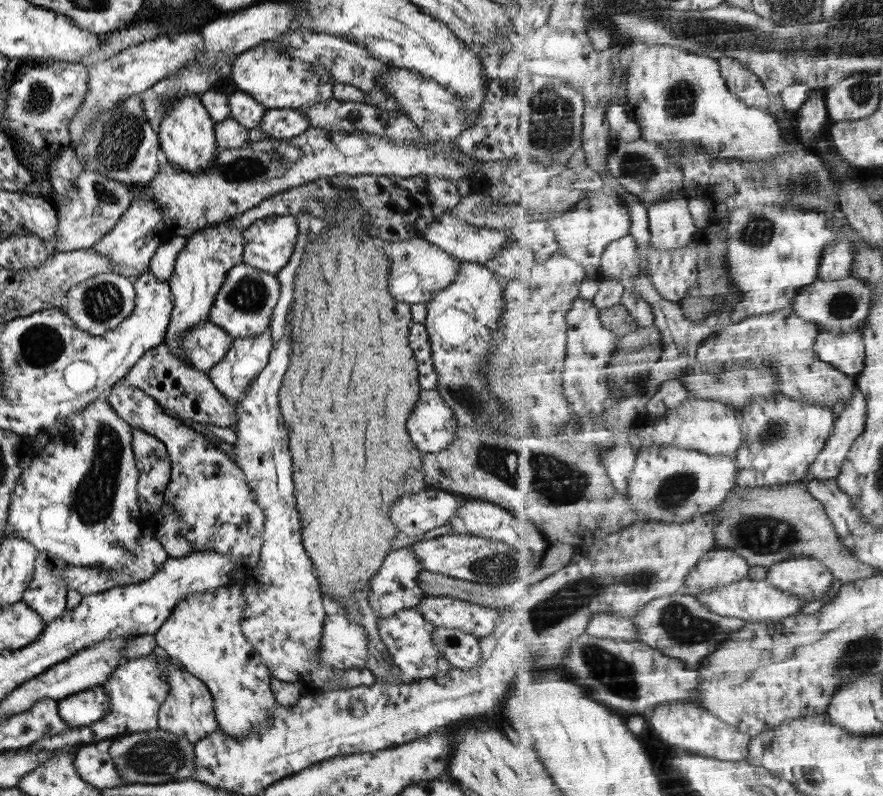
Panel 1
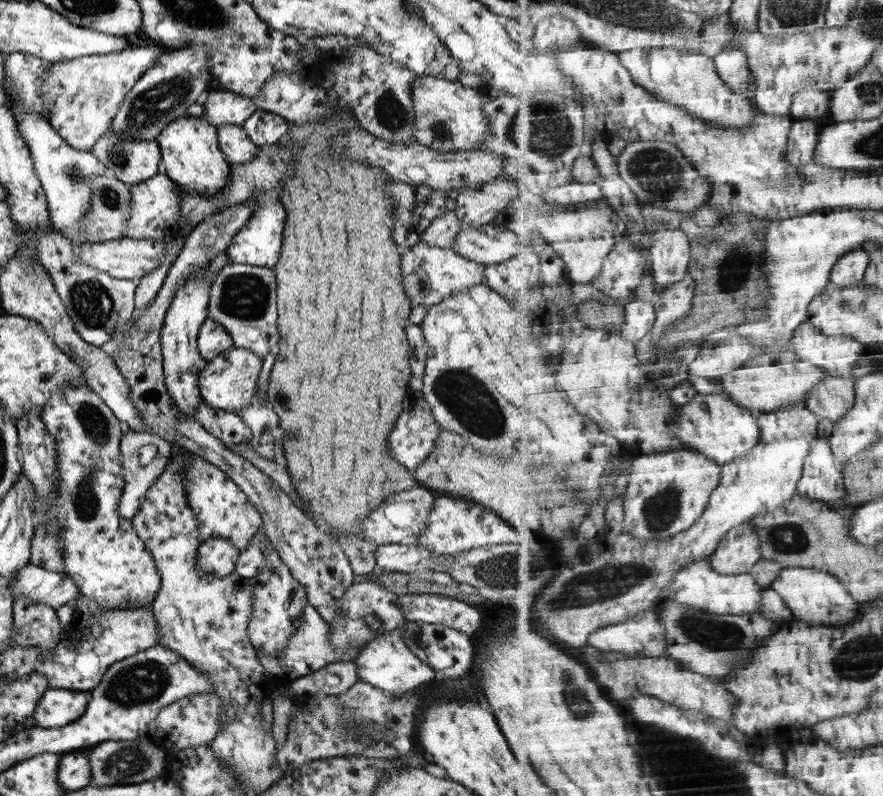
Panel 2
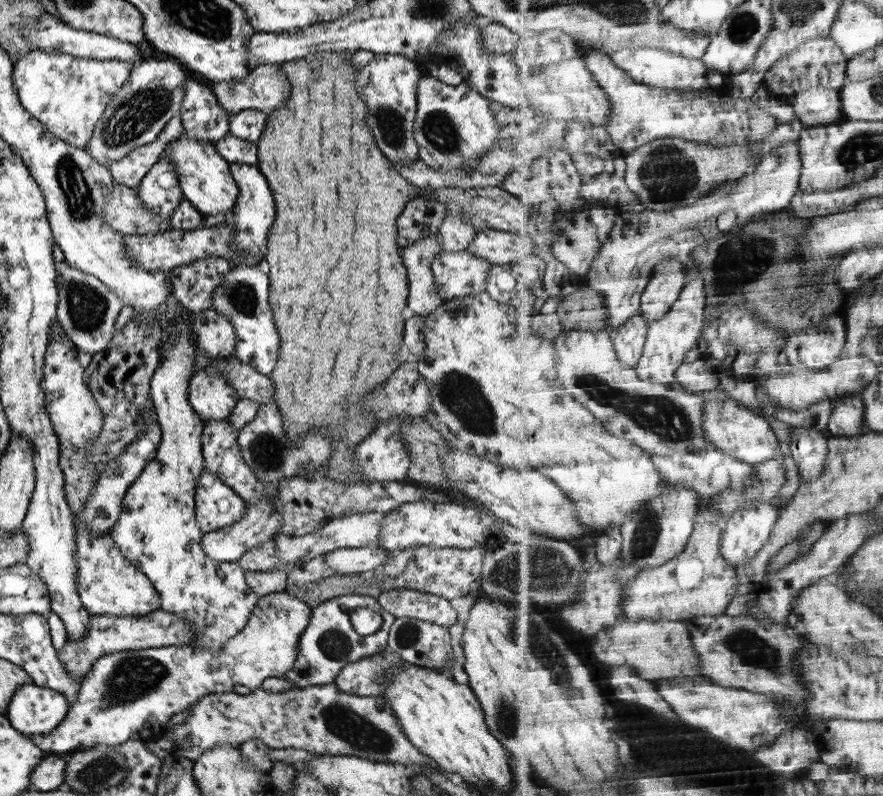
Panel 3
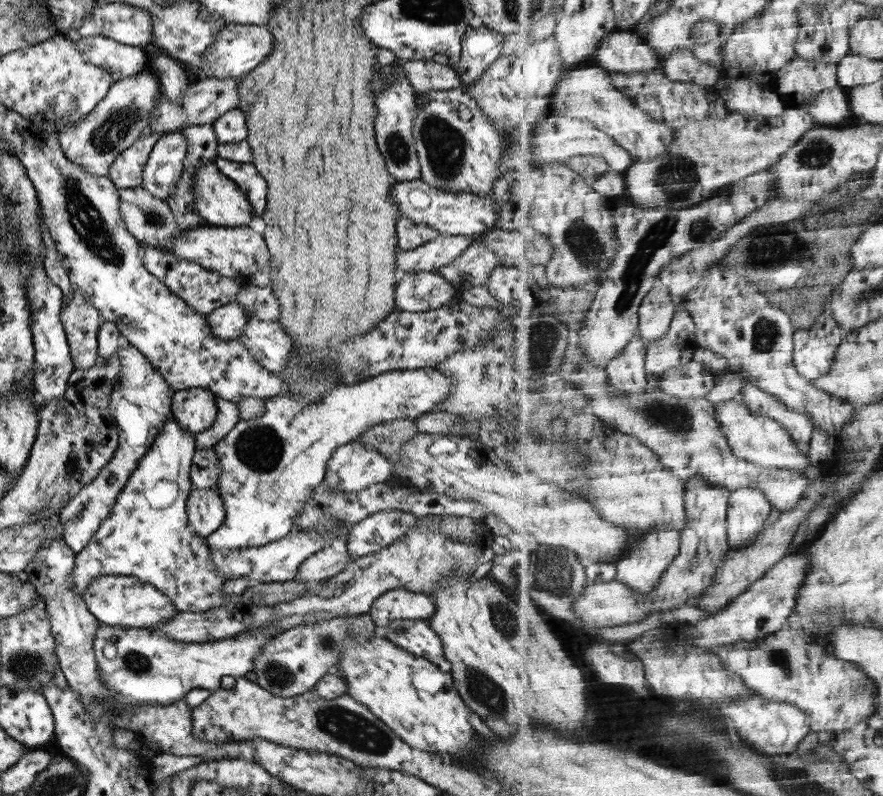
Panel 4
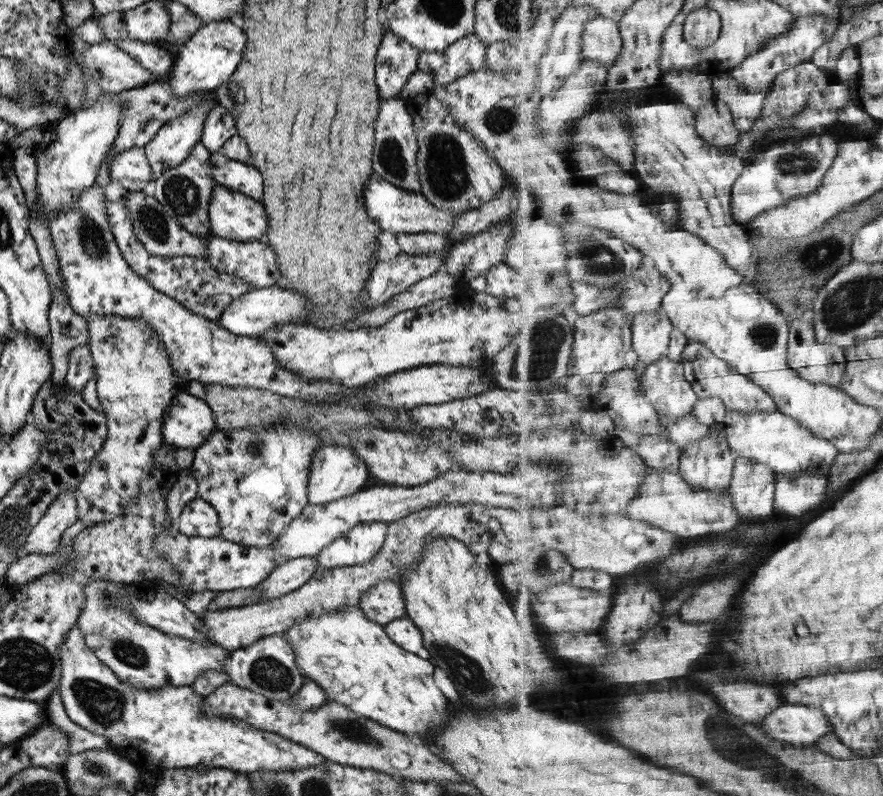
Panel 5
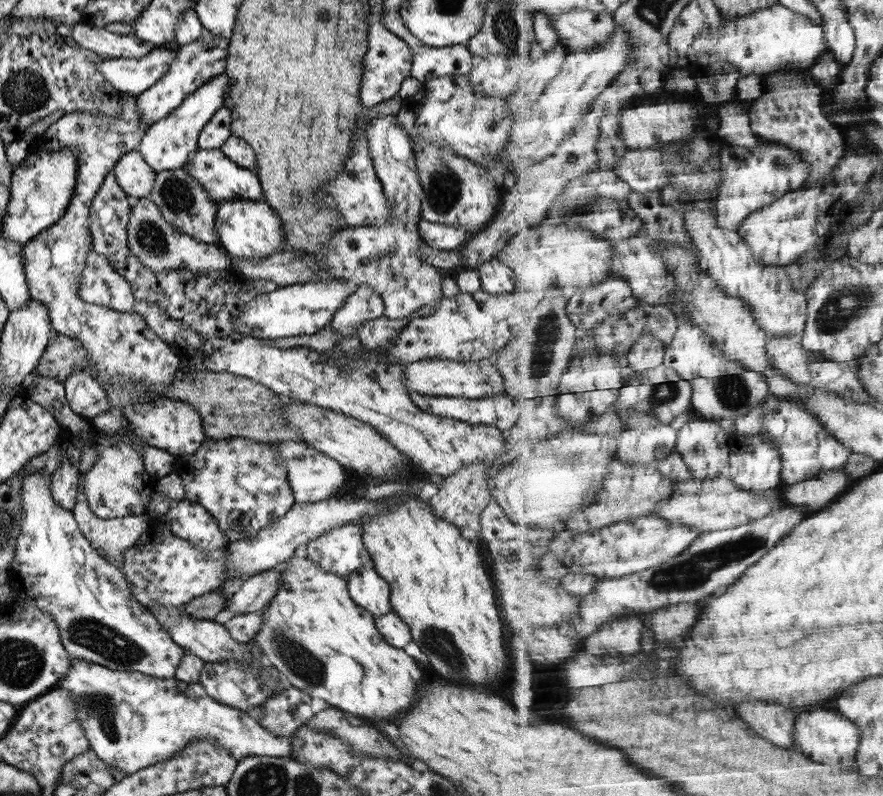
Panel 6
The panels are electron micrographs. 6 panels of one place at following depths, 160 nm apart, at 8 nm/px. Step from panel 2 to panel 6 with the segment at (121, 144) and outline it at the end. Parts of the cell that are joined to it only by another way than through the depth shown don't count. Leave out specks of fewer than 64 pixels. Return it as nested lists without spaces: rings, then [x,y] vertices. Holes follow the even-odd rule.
[[[137,150],[123,153],[112,166],[113,176],[126,196],[135,198],[150,194],[155,171],[142,159]]]

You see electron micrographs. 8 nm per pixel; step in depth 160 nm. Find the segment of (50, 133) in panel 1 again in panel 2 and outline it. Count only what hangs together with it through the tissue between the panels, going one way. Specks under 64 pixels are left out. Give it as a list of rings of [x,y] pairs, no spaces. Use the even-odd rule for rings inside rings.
[[[20,52],[7,53],[4,60],[12,98],[18,100],[23,112],[35,114],[47,124],[49,124],[49,113],[40,97],[40,78],[50,64],[49,61]]]

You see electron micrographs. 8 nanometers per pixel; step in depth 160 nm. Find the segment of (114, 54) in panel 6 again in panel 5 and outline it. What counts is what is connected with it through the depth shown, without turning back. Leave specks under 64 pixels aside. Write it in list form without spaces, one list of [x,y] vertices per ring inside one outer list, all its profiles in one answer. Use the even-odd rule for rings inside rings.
[[[113,39],[111,43],[133,60],[136,60],[145,70],[151,71],[159,81],[164,82],[172,67],[169,54],[152,43],[139,42],[133,39]]]

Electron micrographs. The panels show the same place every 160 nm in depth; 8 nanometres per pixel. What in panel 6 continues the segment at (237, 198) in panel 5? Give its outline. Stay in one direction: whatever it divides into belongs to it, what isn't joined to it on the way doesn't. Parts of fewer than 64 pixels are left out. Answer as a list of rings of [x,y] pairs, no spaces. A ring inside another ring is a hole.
[[[222,200],[216,205],[214,225],[218,234],[217,245],[235,258],[265,258],[272,252],[285,249],[279,217],[267,203],[260,200]]]

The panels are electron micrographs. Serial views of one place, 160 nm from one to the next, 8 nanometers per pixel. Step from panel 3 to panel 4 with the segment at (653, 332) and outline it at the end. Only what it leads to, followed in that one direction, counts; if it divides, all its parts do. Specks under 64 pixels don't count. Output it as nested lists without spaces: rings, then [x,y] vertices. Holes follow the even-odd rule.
[[[679,303],[667,335],[648,346],[645,366],[650,380],[657,381],[667,369],[693,361],[695,350],[700,348],[696,328],[691,313]]]

